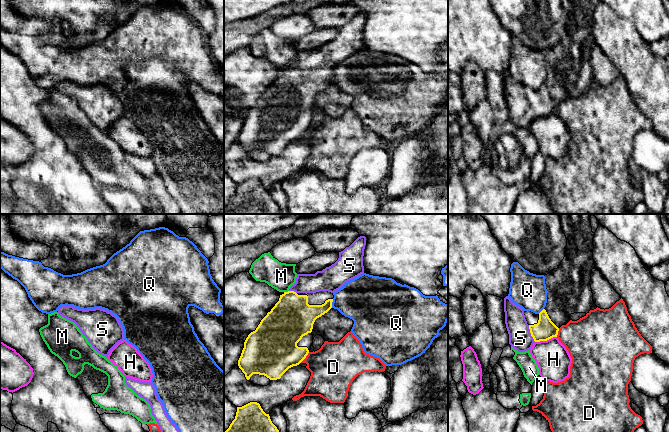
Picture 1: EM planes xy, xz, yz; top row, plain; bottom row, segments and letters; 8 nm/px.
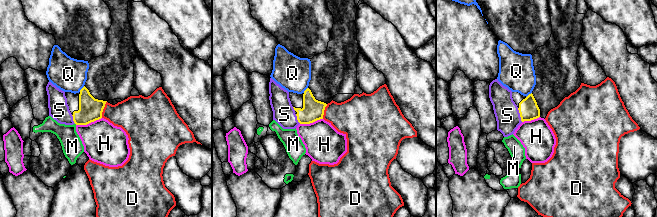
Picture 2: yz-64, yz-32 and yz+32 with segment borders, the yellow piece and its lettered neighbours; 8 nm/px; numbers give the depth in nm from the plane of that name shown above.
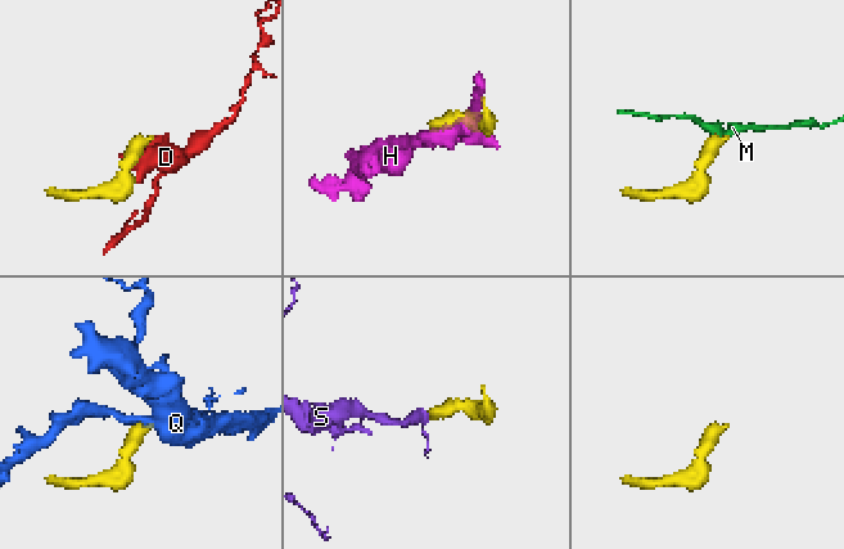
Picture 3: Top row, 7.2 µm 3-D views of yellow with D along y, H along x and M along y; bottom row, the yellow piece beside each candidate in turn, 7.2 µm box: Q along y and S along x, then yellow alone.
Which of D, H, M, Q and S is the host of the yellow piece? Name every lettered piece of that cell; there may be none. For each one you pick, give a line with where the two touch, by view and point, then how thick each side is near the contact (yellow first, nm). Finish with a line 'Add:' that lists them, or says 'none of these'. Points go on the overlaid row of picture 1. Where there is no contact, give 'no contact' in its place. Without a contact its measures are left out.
S: contact yz (530, 332); calibres 170 and 180 nm
Add: S

